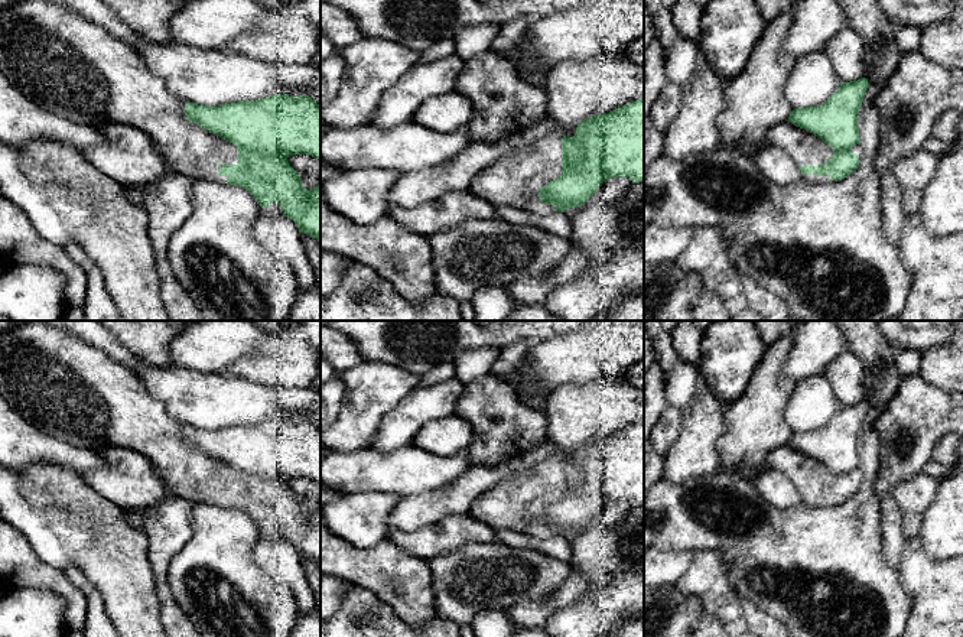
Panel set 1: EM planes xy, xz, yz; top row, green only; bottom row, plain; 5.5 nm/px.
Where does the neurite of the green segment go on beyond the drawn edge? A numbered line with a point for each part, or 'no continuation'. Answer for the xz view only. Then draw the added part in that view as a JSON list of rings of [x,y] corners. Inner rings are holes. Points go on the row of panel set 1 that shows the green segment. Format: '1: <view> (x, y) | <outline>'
1: xz (514, 179) | [[[553,130],[530,146],[515,149],[474,178],[468,191],[492,205],[511,205],[534,211],[540,215],[556,212],[554,205],[539,199],[539,189],[562,175],[562,131]]]

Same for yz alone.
1: yz (806, 149) | [[[788,121],[774,126],[767,143],[783,149],[797,166],[826,165],[833,156],[833,149],[822,139]]]

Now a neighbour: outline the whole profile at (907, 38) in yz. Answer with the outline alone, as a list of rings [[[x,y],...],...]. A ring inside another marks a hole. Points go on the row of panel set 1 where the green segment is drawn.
[[[895,26],[894,36],[895,36],[895,42],[902,53],[920,49],[920,40],[921,40],[920,27]]]

